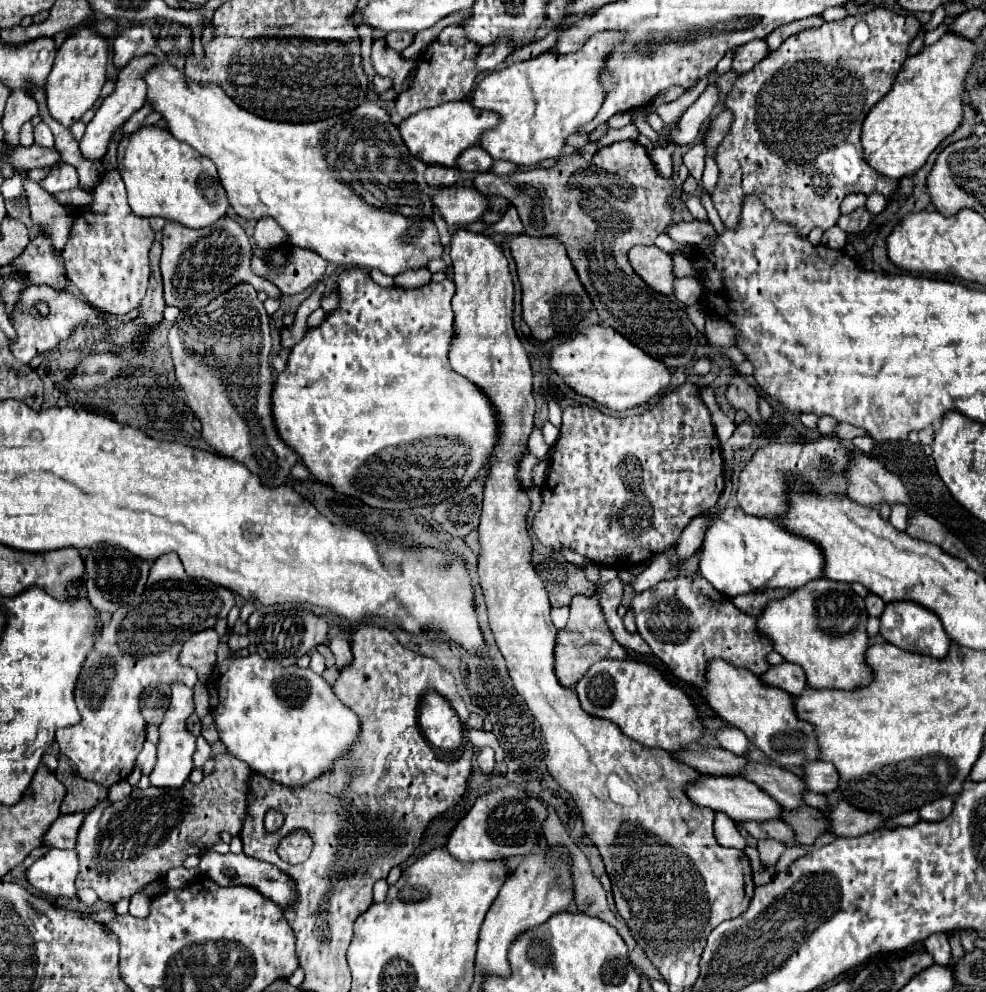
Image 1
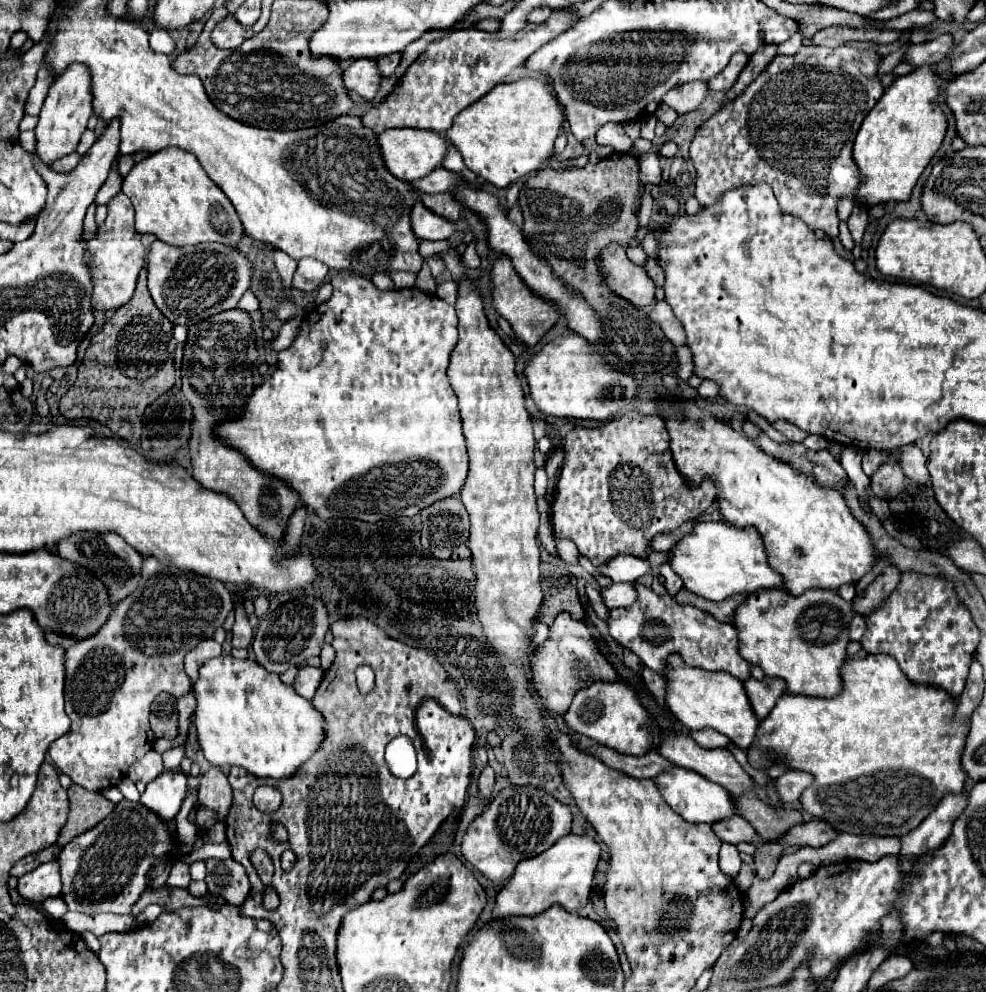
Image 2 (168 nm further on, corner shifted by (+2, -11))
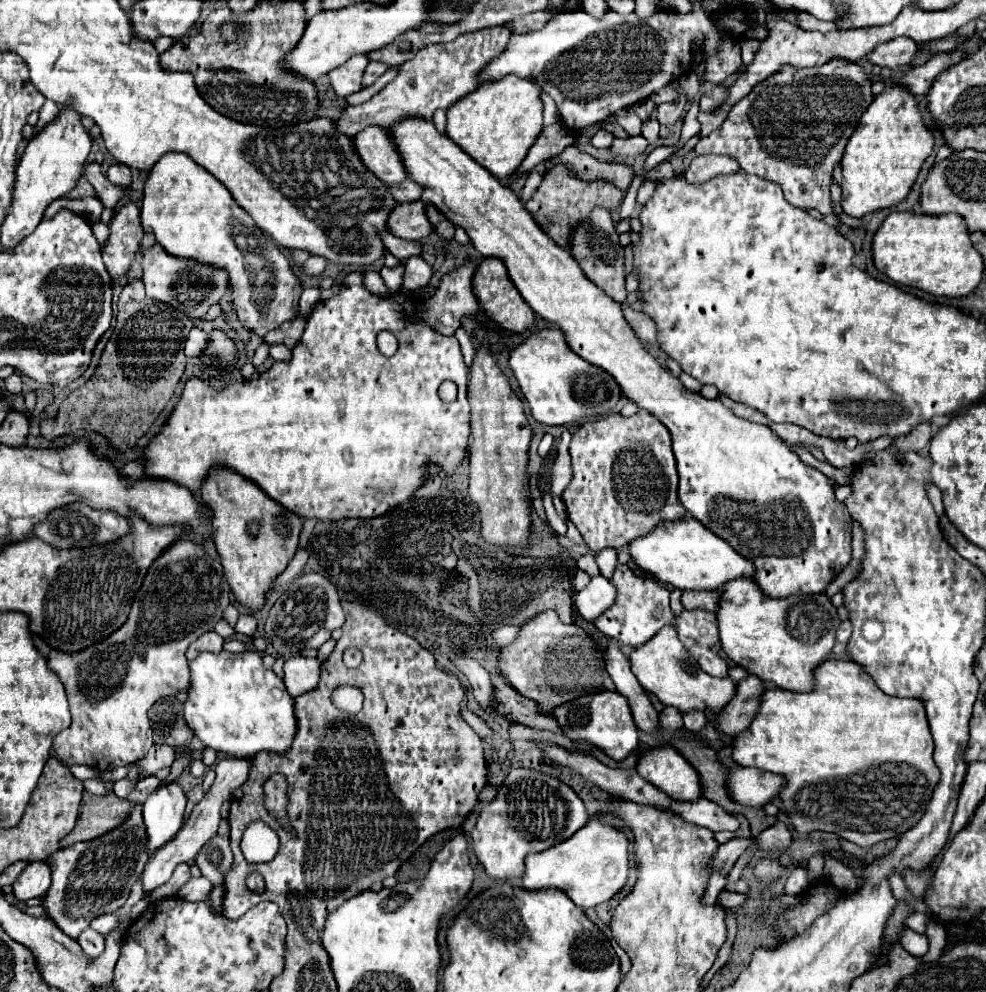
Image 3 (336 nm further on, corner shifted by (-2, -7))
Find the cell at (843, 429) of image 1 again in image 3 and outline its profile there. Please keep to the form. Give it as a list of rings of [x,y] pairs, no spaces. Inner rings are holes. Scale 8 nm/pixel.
[[[733,403],[733,413],[737,417],[743,417],[743,419],[749,419],[749,421],[757,421],[757,423],[765,423],[767,425],[767,417],[759,411],[755,411],[753,407],[747,407],[747,405],[741,405],[741,403]]]

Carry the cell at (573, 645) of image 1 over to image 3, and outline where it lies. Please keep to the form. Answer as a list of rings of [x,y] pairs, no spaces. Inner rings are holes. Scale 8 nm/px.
[[[553,611],[539,613],[523,623],[517,639],[499,649],[497,665],[507,683],[523,697],[535,701],[539,711],[551,711],[581,695],[615,689],[595,641],[581,627],[561,623]]]

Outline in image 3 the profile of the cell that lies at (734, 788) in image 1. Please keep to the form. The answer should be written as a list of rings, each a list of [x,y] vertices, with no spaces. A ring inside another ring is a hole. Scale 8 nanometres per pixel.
[[[671,745],[647,747],[637,759],[637,773],[673,799],[697,801],[701,783],[689,761]]]

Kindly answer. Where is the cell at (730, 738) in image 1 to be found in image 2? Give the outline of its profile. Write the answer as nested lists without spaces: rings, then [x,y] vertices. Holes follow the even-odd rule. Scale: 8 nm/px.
[[[699,729],[699,731],[691,731],[691,737],[705,749],[717,749],[717,747],[729,747],[731,739],[713,731],[713,729]]]

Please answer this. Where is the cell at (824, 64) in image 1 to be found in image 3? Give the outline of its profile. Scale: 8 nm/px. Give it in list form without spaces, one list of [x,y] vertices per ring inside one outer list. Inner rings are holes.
[[[833,59],[823,67],[793,71],[793,77],[791,77],[791,67],[787,65],[779,73],[765,79],[763,83],[755,85],[753,91],[729,111],[725,123],[719,129],[699,139],[699,143],[695,145],[695,153],[697,155],[717,153],[735,157],[745,173],[753,173],[761,179],[779,183],[785,193],[785,199],[791,205],[801,209],[811,207],[821,215],[833,215],[831,195],[829,195],[833,167],[835,163],[841,161],[841,153],[851,133],[855,131],[861,115],[871,105],[871,101],[873,101],[871,81],[867,79],[865,71],[855,63]]]

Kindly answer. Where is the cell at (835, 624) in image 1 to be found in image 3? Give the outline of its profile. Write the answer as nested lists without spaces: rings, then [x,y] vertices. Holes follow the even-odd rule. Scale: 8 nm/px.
[[[733,579],[733,583],[727,583],[715,615],[719,643],[729,661],[761,681],[789,691],[809,691],[813,687],[813,669],[831,653],[835,629],[841,623],[837,609],[825,593],[771,599],[757,591],[753,579]]]

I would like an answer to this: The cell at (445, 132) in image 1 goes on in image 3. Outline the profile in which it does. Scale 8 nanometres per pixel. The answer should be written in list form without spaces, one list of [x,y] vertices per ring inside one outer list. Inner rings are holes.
[[[373,125],[359,131],[353,137],[353,147],[361,163],[383,183],[401,183],[405,179],[405,167],[385,129]]]

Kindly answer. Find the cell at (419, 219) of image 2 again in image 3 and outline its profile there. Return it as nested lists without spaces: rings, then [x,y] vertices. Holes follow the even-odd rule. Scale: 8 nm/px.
[[[421,201],[413,203],[399,203],[389,213],[389,231],[407,241],[417,241],[433,233],[433,225],[425,215],[425,205]]]

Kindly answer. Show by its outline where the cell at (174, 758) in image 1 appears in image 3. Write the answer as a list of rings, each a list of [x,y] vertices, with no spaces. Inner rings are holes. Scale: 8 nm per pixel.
[[[177,783],[161,785],[149,795],[143,805],[143,821],[149,837],[147,855],[151,857],[157,849],[169,843],[177,831],[183,827],[185,815],[185,793]]]

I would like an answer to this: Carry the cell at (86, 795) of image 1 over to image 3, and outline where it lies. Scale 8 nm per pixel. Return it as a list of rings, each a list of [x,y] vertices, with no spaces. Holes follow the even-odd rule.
[[[85,791],[77,825],[65,839],[61,839],[61,847],[69,847],[79,841],[91,841],[113,831],[113,827],[119,827],[129,817],[131,809],[133,803],[119,799],[115,793],[99,797]]]

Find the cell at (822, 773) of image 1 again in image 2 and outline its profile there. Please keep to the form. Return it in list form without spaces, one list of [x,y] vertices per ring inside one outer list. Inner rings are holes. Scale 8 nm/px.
[[[789,771],[789,773],[783,773],[779,779],[777,779],[777,789],[779,789],[779,797],[785,805],[789,803],[795,803],[799,801],[801,797],[801,791],[805,791],[807,787],[813,785],[813,777],[805,771]]]

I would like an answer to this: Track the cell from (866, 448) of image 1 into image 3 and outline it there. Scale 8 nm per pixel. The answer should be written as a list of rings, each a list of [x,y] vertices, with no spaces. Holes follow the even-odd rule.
[[[919,423],[909,435],[897,437],[893,445],[903,453],[903,451],[921,451],[931,439],[931,425],[929,423]]]

